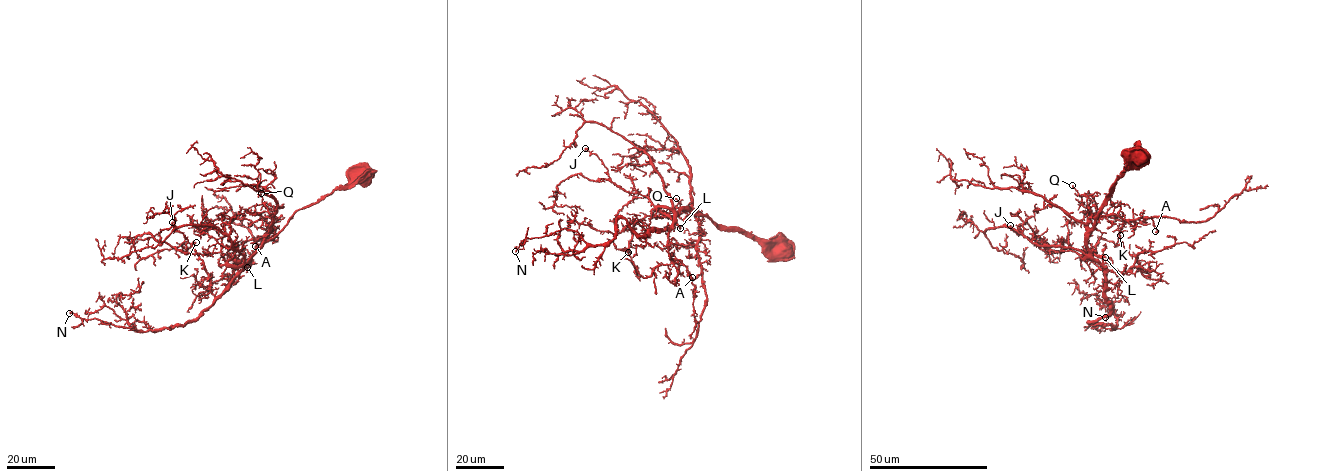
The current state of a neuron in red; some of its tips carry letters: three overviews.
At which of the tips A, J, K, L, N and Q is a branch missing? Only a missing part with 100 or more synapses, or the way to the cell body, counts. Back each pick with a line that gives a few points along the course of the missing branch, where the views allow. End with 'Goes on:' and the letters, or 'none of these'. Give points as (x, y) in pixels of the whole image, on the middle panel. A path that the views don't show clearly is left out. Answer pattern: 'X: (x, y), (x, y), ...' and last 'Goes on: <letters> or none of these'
Goes on: none of these

